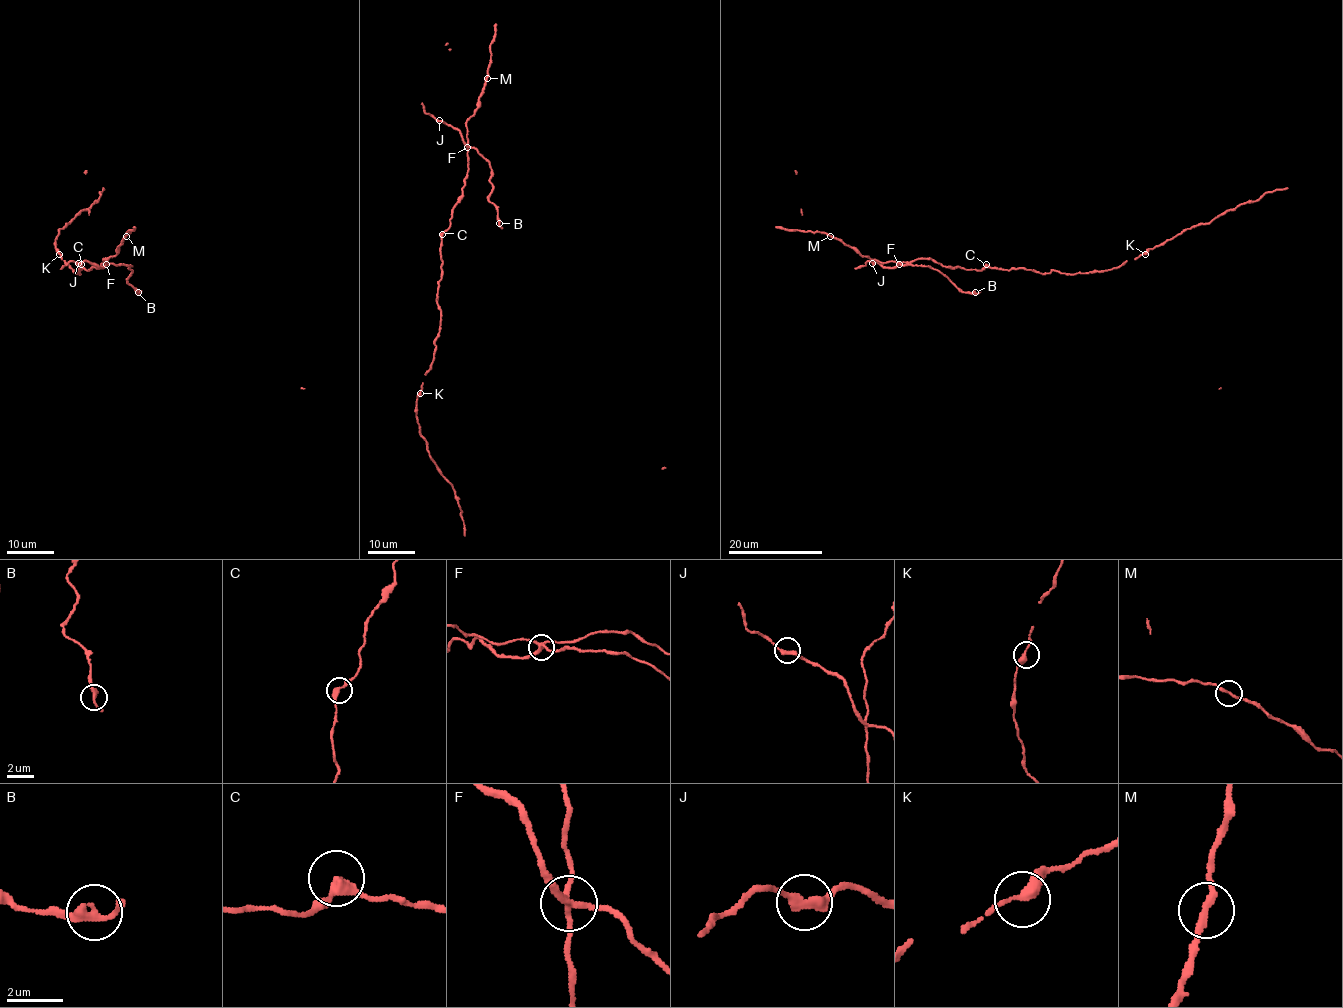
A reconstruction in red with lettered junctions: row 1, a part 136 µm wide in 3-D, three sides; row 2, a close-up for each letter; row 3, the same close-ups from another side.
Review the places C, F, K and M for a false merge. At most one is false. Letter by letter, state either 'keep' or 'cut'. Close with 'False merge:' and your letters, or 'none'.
C: keep
F: cut
K: keep
M: keep
False merge: F

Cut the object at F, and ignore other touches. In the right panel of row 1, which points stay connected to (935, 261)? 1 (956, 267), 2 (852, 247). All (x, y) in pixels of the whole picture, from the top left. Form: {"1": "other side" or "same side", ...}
{"1": "same side", "2": "same side"}

